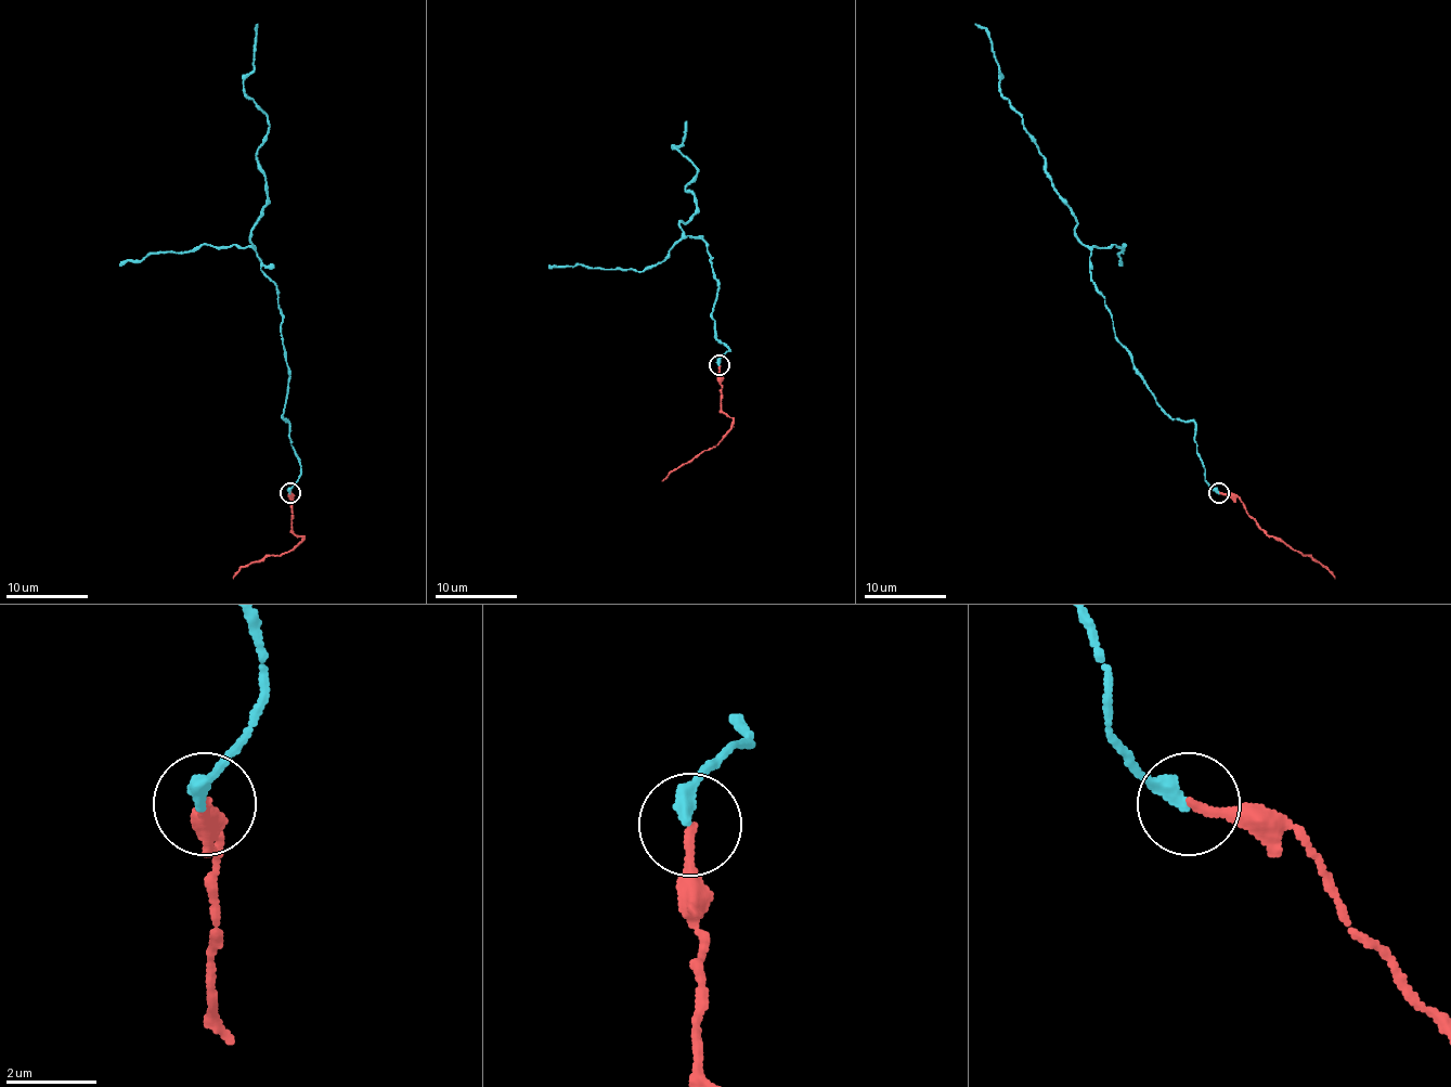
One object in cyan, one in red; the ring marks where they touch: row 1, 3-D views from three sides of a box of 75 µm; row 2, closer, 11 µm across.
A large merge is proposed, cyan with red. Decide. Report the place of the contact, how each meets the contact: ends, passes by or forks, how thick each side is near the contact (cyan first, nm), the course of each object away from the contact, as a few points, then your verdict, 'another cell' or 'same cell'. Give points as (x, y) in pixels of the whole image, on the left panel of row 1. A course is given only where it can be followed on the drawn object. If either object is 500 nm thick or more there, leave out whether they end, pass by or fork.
place (290, 492); cyan ends; red ends; calibres 340 and 200 nm; course cyan (289, 492), (282, 312), (250, 236), (267, 197), (269, 120), (243, 83), (257, 24); course red (289, 492), (292, 531), (303, 536), (285, 553), (266, 555), (259, 561), (245, 566), (232, 578); same cell

